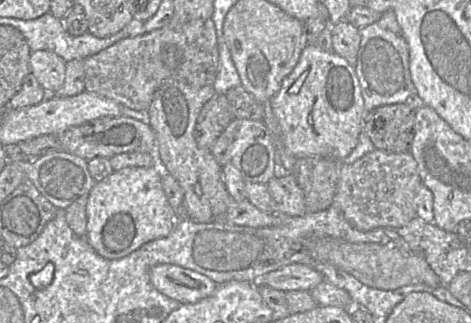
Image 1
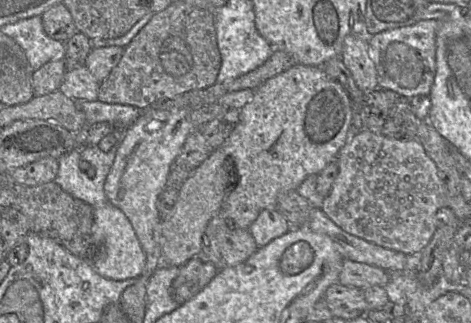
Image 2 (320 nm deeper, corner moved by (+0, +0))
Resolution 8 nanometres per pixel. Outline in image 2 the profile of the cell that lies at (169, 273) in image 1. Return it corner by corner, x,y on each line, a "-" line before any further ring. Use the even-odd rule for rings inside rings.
111,203
94,208
92,236
97,250
90,261
99,275
112,280
125,280
142,274
146,266
146,254
130,220
122,210

